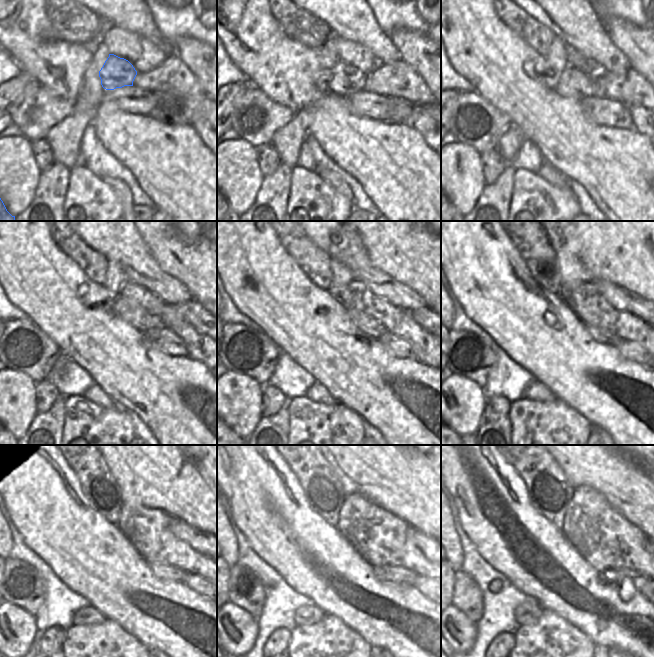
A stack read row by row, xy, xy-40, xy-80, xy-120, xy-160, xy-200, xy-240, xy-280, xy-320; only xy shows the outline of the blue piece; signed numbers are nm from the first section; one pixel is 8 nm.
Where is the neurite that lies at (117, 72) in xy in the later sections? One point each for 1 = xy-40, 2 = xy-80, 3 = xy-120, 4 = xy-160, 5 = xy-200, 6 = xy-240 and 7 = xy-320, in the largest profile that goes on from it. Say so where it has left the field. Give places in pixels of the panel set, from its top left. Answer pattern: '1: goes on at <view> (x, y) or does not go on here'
1: goes on at xy-40 (346, 79)
2: goes on at xy-80 (573, 83)
3: goes on at xy-120 (127, 309)
4: goes on at xy-160 (366, 323)
5: goes on at xy-200 (603, 336)
6: goes on at xy-240 (163, 571)
7: goes on at xy-320 (618, 577)

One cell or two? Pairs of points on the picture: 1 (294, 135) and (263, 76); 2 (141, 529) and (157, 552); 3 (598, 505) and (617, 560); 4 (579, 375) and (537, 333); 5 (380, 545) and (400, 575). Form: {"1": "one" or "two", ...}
{"1": "two", "2": "one", "3": "one", "4": "one", "5": "two"}

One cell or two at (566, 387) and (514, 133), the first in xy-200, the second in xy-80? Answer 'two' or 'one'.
two

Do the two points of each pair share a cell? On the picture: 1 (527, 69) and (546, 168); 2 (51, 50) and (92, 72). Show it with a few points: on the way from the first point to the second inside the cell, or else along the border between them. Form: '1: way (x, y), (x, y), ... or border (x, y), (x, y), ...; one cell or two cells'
1: border (544, 160), (565, 175); two cells
2: border (93, 54), (83, 75), (81, 88), (78, 91); two cells

